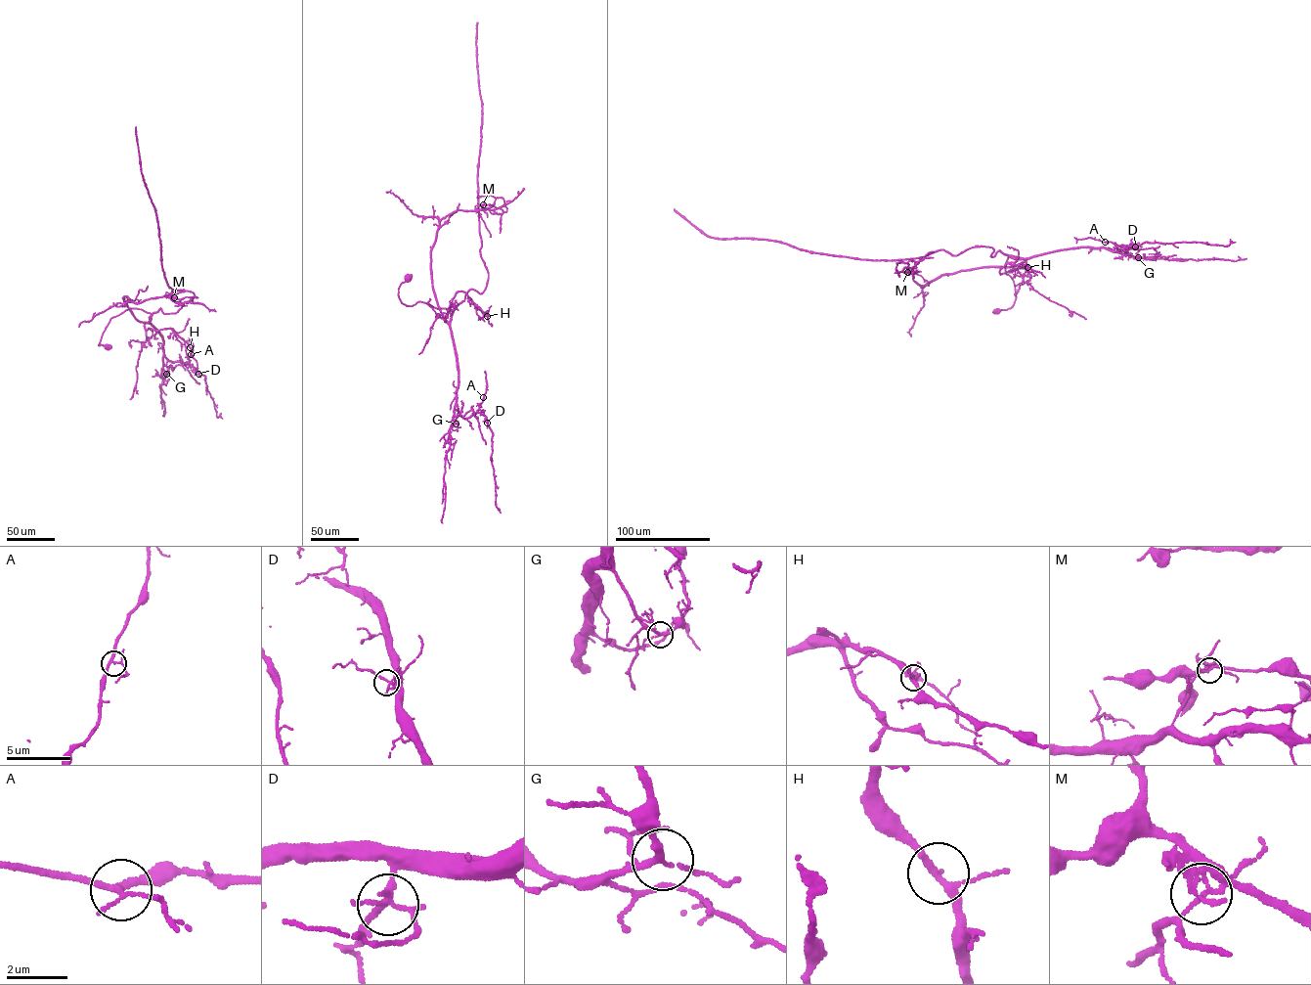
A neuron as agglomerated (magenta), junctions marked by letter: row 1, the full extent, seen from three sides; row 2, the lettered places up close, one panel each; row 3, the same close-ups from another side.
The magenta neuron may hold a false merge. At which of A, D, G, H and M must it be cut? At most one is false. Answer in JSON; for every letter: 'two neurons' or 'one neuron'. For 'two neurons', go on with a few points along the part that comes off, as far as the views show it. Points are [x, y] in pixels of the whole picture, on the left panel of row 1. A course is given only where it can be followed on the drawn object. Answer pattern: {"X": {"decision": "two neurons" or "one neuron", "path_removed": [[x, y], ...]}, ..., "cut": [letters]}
{"A": {"decision": "one neuron"}, "D": {"decision": "one neuron"}, "G": {"decision": "one neuron"}, "H": {"decision": "one neuron"}, "M": {"decision": "two neurons", "path_removed": [[174, 297], [195, 295], [194, 292], [185, 291], [168, 297]]}, "cut": ["M"]}

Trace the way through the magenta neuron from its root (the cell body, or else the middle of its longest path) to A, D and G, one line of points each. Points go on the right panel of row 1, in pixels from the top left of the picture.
A: (996, 310), (1010, 308), (1016, 298), (1014, 282), (1005, 273), (1008, 255), (1128, 247), (1105, 242)
D: (996, 310), (1010, 308), (1016, 298), (1014, 282), (1005, 273), (1008, 255), (1135, 246)
G: (996, 310), (1010, 308), (1016, 298), (1014, 282), (1005, 273), (1008, 255), (1027, 258), (1092, 246), (1138, 257)

